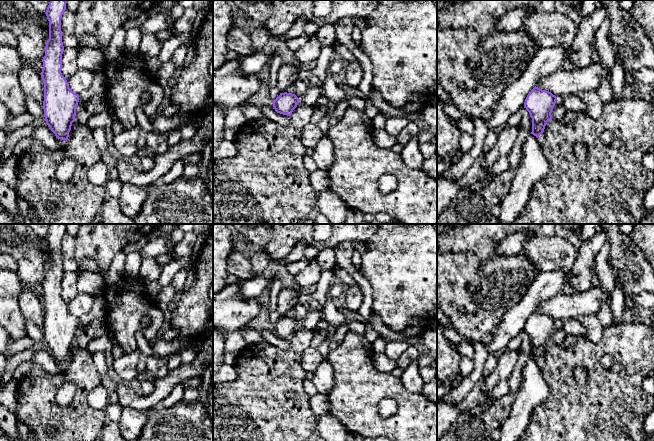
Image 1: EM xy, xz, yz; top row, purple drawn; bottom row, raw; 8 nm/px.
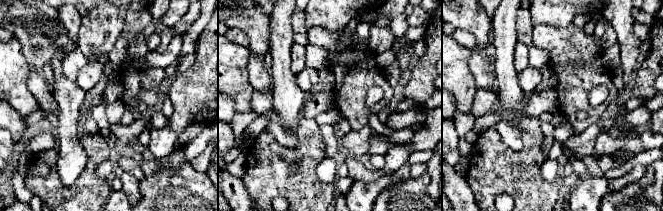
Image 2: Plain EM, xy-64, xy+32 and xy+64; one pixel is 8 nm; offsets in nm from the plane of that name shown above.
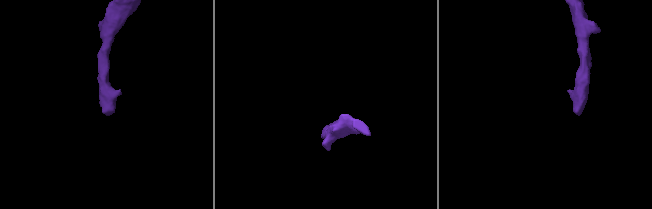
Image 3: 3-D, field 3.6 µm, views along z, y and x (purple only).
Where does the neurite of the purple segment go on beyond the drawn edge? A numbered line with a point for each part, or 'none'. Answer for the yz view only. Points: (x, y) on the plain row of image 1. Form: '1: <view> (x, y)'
1: yz (533, 391)

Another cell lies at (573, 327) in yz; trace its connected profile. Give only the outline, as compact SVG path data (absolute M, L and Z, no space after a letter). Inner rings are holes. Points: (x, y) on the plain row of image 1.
M569 319L563 323L563 330L566 336L587 337L587 328L580 319Z

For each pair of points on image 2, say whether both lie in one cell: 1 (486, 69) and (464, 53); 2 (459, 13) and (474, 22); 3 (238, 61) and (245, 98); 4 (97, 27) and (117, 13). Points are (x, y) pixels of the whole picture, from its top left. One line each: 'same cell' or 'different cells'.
1: different cells
2: same cell
3: same cell
4: same cell

